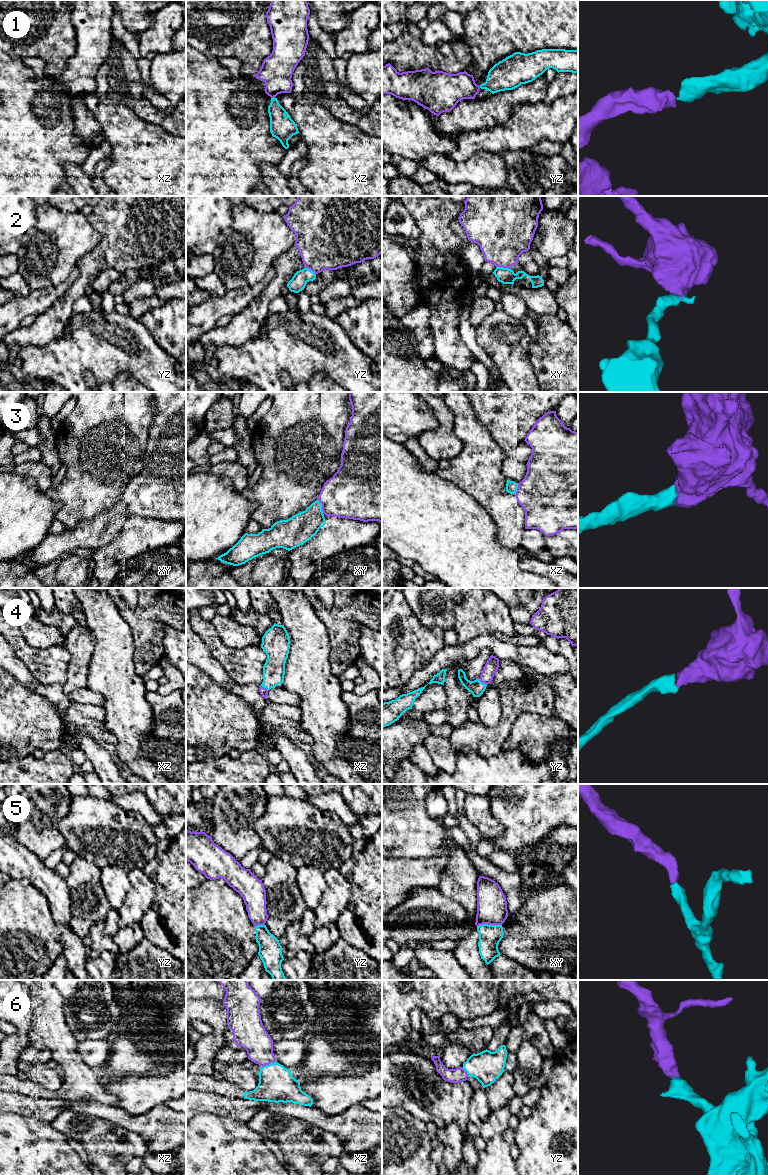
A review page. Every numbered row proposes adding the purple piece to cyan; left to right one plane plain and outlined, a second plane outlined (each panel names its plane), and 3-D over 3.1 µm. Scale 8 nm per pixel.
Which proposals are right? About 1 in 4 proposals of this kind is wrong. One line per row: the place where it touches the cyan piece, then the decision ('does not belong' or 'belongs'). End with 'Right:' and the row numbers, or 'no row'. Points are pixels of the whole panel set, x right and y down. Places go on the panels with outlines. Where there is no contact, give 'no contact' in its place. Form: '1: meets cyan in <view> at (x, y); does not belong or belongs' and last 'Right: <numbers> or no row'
1: meets cyan in xz at (272, 98); belongs
2: meets cyan in xy at (504, 268); does not belong
3: meets cyan in xy at (321, 506); belongs
4: meets cyan in xz at (264, 687); belongs
5: meets cyan in xy at (489, 925); belongs
6: meets cyan in xz at (269, 1064); belongs
Right: 1, 3, 4, 5, 6

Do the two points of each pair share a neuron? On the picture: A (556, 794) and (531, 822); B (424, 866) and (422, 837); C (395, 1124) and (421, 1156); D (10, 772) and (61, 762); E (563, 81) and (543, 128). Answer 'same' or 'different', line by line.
A: same
B: different
C: same
D: same
E: different

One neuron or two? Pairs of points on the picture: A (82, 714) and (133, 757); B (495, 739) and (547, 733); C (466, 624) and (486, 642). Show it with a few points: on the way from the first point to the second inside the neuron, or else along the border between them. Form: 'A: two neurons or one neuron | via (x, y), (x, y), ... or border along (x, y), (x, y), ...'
A: two neurons | border along (104, 723), (116, 739), (117, 756), (127, 764)
B: two neurons | border along (517, 717), (501, 748)
C: two neurons | border along (490, 633), (482, 633), (462, 644), (457, 644)

